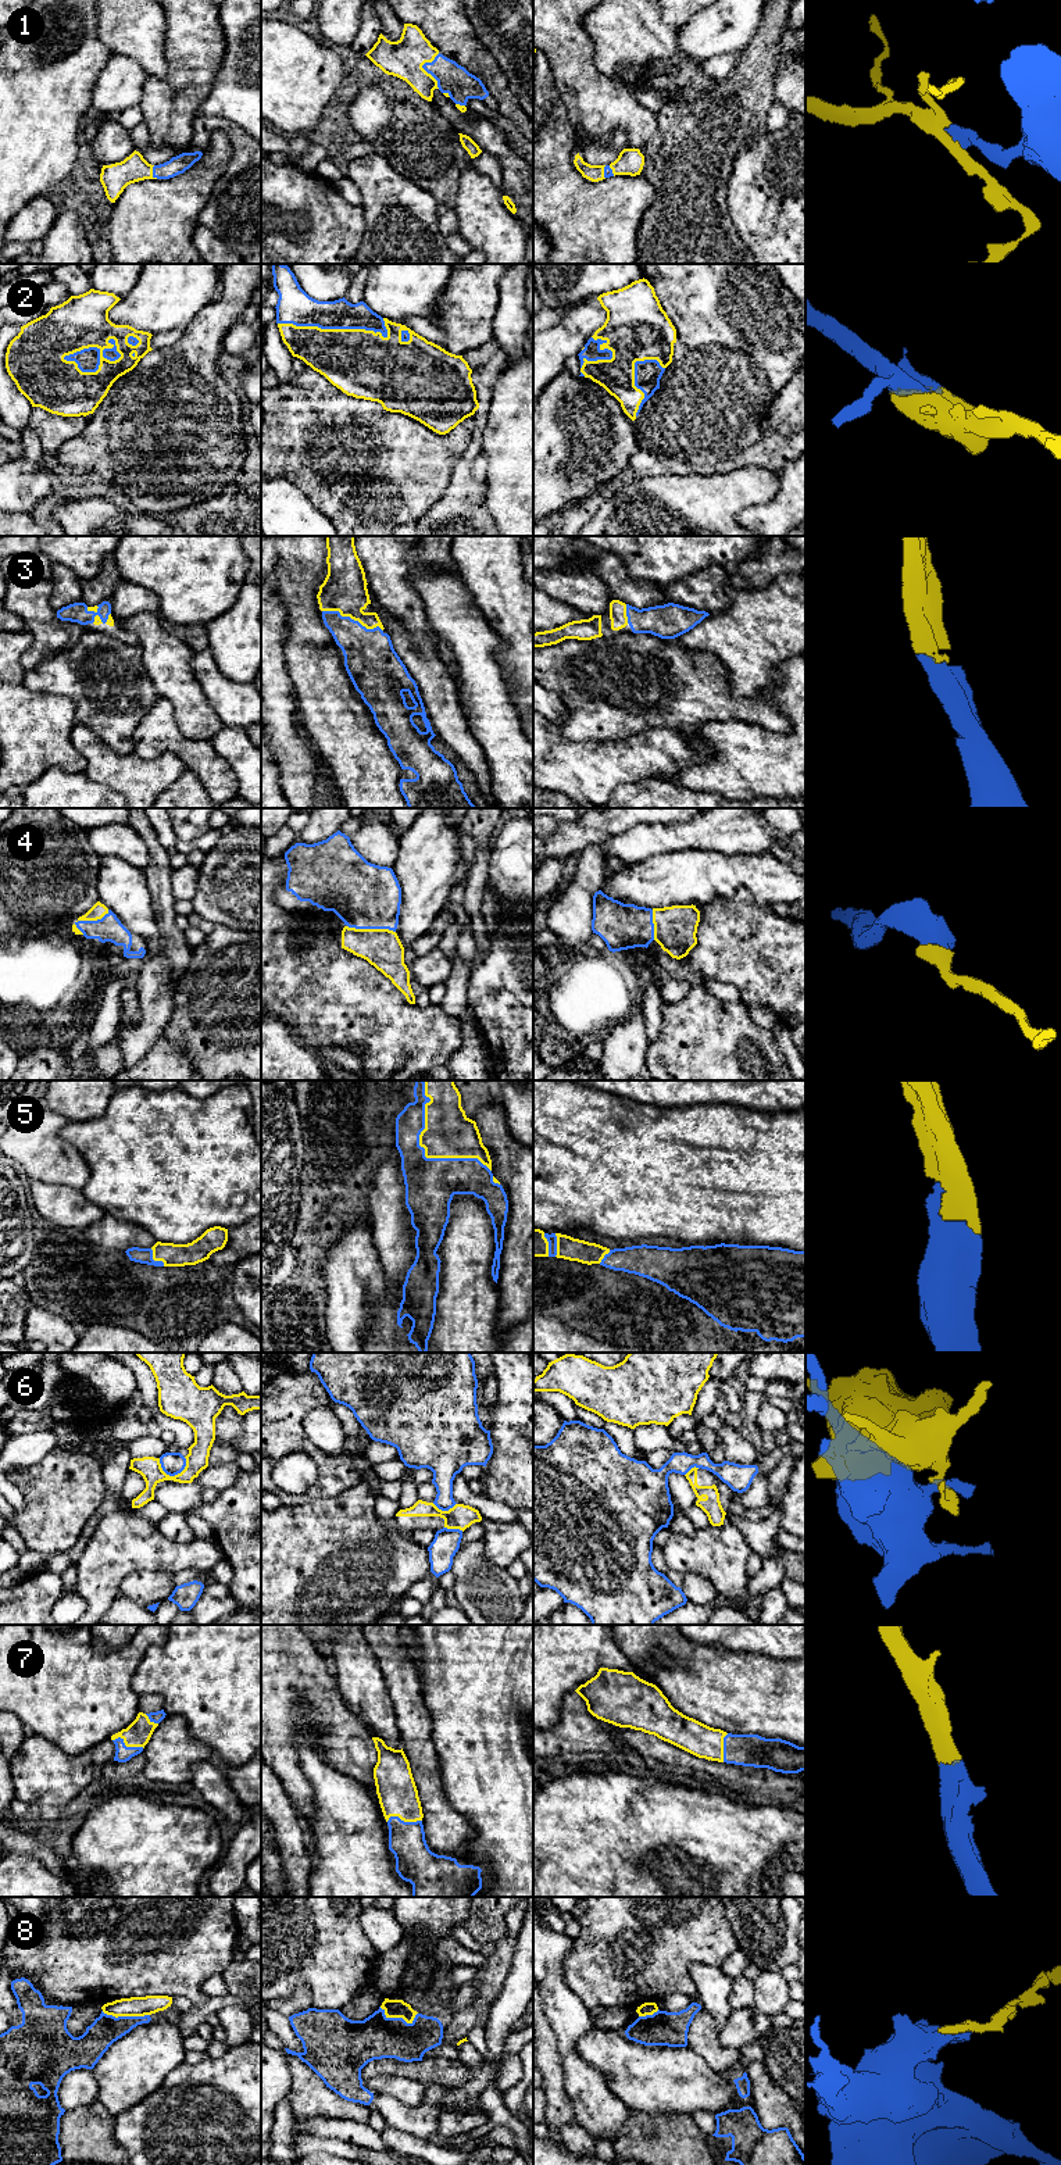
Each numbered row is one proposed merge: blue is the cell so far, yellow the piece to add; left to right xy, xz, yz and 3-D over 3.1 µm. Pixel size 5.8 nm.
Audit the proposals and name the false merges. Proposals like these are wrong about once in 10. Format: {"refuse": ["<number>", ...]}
{"refuse": ["6", "8"]}

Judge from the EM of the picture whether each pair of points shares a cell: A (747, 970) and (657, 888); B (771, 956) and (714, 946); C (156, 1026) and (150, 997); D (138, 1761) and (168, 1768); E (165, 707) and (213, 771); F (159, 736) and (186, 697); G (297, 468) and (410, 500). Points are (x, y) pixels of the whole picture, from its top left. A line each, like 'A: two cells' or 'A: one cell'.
A: two cells
B: one cell
C: one cell
D: two cells
E: one cell
F: two cells
G: one cell

